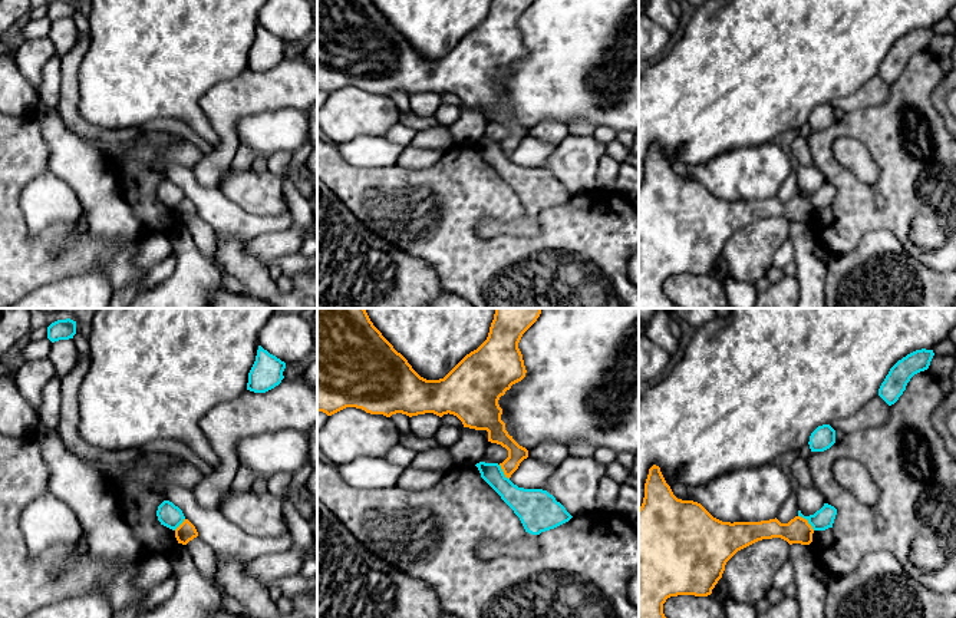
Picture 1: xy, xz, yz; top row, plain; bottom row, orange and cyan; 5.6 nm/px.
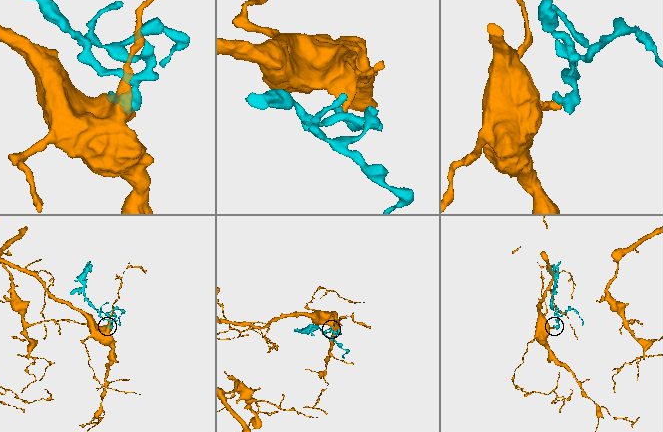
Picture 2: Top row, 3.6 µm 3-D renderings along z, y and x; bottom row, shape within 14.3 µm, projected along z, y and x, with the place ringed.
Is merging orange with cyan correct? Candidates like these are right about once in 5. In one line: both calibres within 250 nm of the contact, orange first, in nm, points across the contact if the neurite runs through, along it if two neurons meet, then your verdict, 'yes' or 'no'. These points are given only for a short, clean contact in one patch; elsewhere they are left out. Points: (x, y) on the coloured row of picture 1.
140/120 nm | along yz (798, 515), (814, 529) | no

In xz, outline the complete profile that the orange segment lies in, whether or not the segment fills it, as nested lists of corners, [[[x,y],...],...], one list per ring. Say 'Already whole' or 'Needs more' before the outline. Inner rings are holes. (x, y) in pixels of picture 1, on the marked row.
Already whole. [[[317,308],[317,412],[332,416],[346,407],[356,407],[386,417],[396,413],[409,417],[425,413],[439,417],[454,414],[464,427],[487,430],[488,442],[508,450],[508,457],[500,466],[510,479],[528,457],[528,450],[505,430],[498,400],[525,377],[518,343],[540,314],[541,308],[495,308],[487,340],[444,379],[426,380],[382,336],[365,308]]]

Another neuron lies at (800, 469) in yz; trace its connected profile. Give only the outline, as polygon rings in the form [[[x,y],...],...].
[[[798,457],[791,466],[791,475],[798,482],[801,488],[814,488],[812,476],[810,472],[808,462],[802,457]]]

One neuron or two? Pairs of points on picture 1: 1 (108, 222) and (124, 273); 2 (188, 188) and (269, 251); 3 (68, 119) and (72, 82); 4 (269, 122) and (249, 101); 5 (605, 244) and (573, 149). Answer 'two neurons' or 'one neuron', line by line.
1: two neurons
2: two neurons
3: one neuron
4: two neurons
5: two neurons

